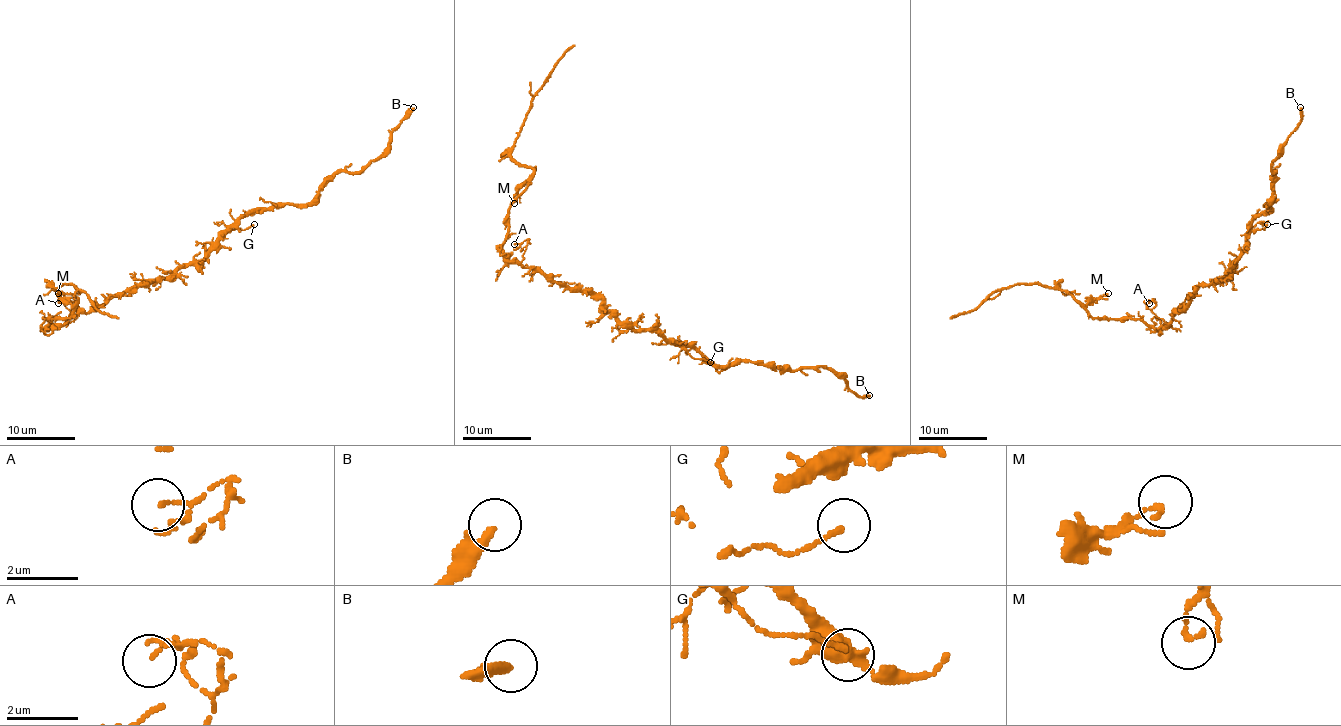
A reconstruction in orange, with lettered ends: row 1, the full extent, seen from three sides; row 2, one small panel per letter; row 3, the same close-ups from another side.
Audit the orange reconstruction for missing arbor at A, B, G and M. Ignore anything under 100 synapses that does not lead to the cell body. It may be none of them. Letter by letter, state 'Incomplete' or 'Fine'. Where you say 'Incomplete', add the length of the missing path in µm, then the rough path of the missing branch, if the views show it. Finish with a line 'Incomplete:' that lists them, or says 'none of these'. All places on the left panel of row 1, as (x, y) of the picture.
A: Fine
B: Fine
G: Fine
M: Fine
Incomplete: none of these

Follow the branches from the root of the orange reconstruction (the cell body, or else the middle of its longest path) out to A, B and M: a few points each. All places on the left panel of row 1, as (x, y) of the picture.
A: (133, 288), (109, 296), (87, 312), (73, 315), (65, 324), (70, 310), (61, 300), (58, 303)
B: (133, 288), (195, 265), (242, 217), (307, 203), (338, 173), (358, 173), (413, 107)
M: (133, 288), (47, 329), (52, 319), (68, 319), (73, 310), (58, 293)

